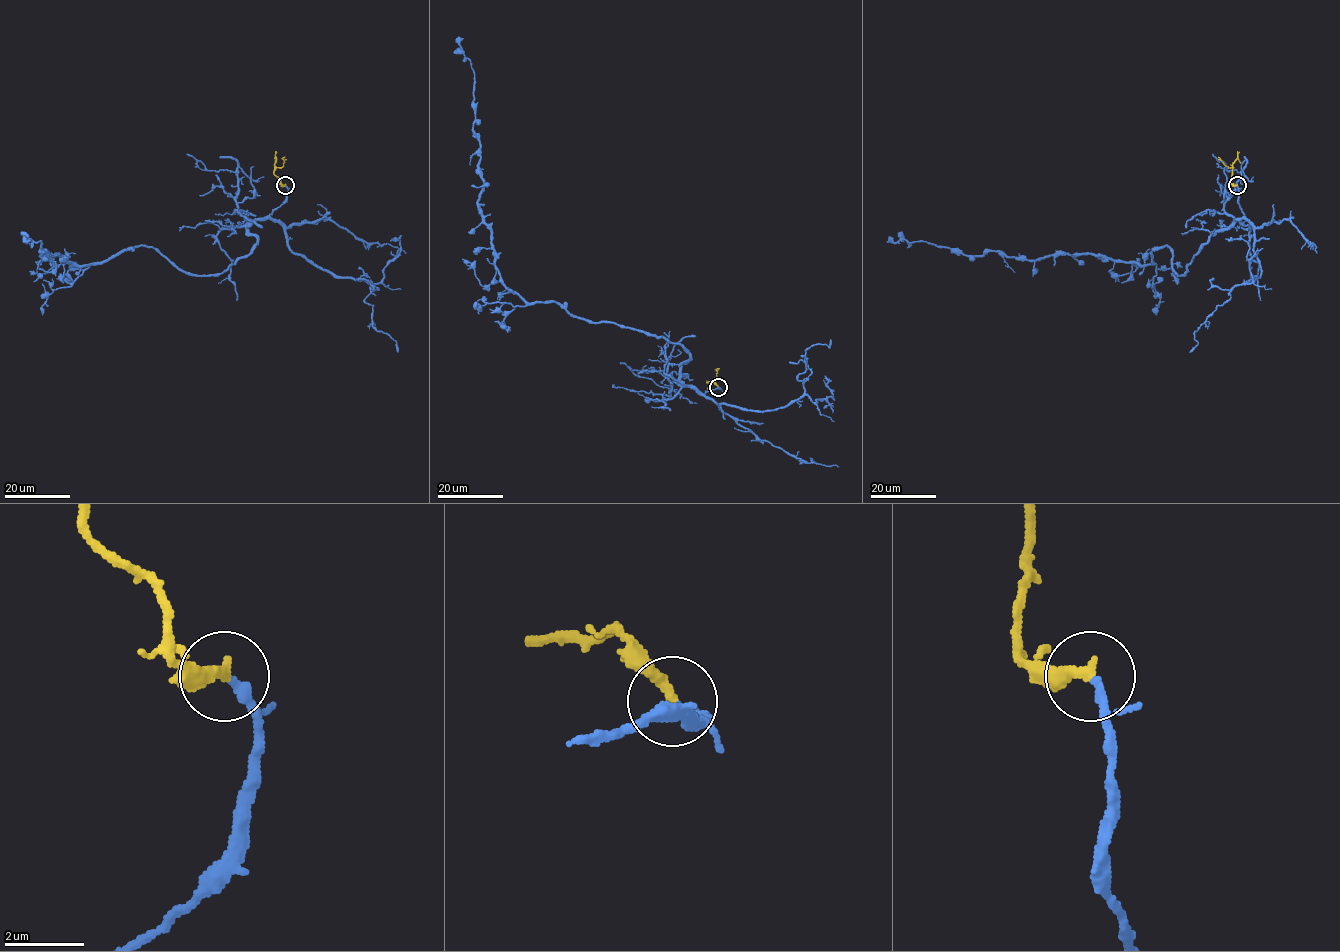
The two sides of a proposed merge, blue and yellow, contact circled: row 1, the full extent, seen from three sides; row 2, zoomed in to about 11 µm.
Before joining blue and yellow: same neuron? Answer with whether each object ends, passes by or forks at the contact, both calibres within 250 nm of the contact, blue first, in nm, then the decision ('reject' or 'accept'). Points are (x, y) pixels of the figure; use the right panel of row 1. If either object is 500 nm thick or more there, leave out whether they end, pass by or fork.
blue ends there; yellow ends there; 240 nm thick on the blue side, 320 nm on the other; accept

